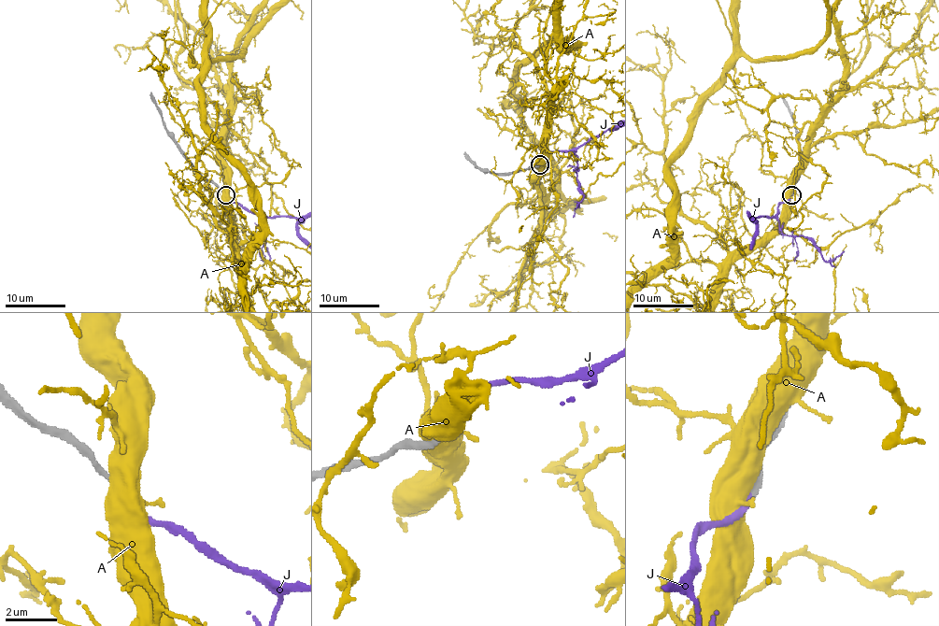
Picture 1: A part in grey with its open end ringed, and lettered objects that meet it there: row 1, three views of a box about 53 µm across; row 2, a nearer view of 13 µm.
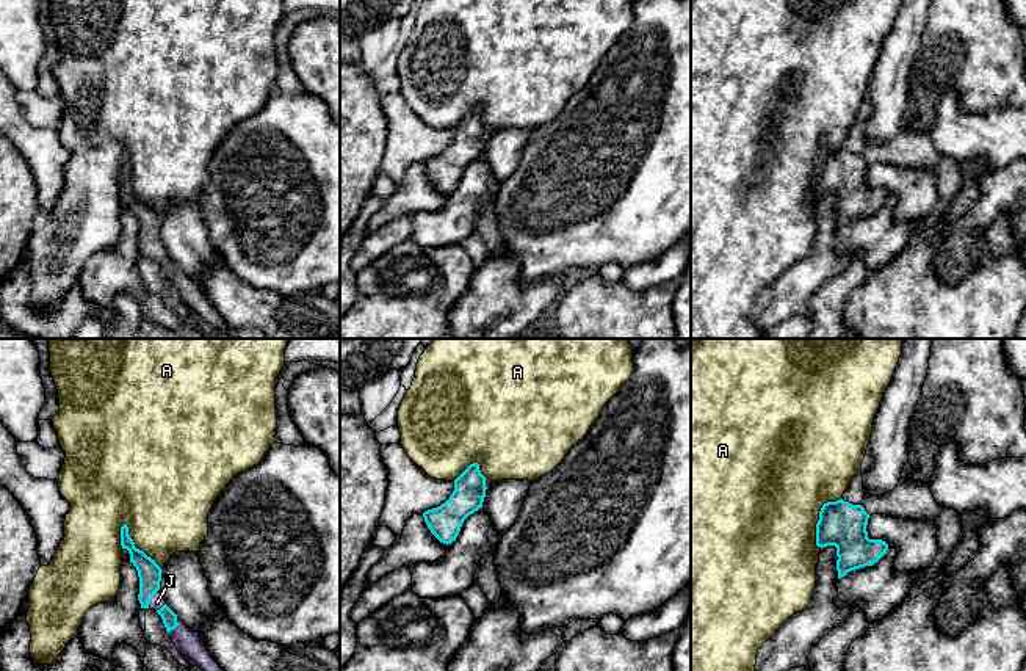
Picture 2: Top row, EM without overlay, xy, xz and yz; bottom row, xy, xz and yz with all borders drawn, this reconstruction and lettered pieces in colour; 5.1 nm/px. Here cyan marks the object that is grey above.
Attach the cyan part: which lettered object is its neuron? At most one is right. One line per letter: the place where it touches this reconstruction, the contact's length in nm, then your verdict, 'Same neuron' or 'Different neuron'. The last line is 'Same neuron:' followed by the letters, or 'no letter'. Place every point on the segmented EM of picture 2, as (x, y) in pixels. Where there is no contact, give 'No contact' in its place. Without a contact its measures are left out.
A: Touches cyan at xy (135, 547). Shared border 300 nm. Different neuron
J: Touches cyan at xy (152, 598). Shared border 120 nm. Same neuron
Same neuron: J

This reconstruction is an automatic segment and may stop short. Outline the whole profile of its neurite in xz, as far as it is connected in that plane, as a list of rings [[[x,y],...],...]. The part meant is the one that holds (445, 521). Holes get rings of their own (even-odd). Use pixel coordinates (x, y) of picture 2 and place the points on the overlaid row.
[[[470,464],[456,480],[450,499],[437,508],[423,513],[431,533],[443,544],[456,541],[464,520],[482,508],[486,477],[479,464]]]

